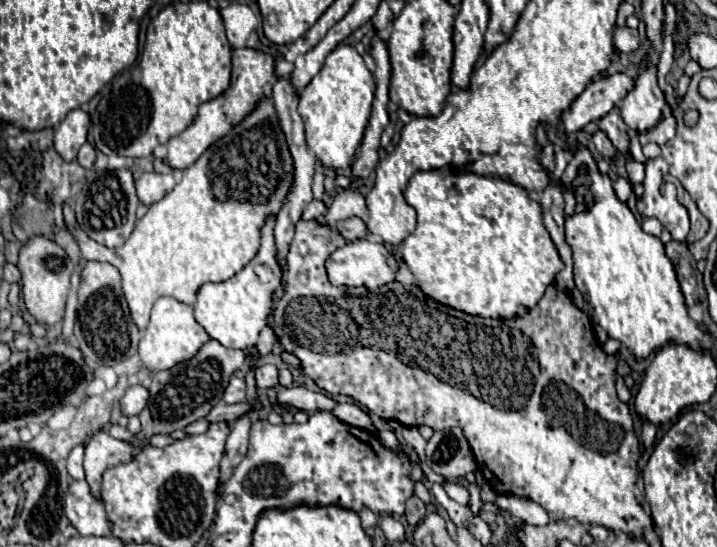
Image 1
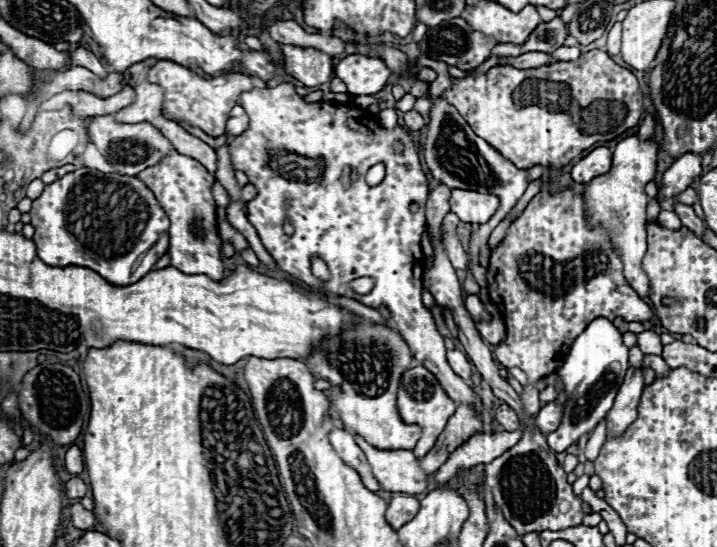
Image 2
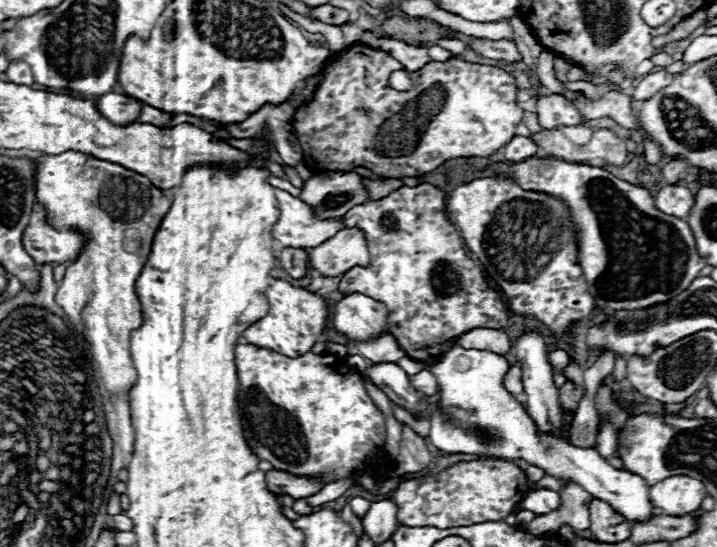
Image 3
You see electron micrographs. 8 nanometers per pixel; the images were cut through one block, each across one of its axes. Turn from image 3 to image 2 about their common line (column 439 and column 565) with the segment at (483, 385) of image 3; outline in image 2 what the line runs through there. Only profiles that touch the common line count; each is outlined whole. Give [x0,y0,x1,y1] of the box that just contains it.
[548,318,628,452]

